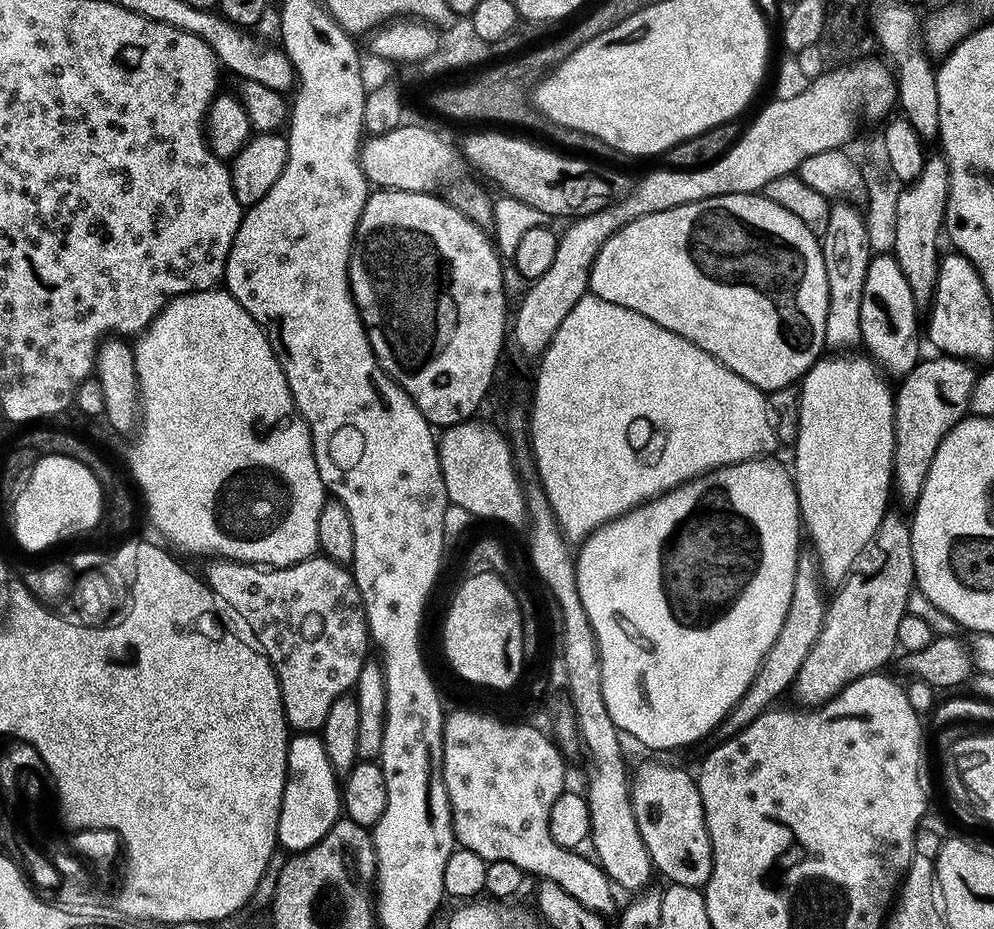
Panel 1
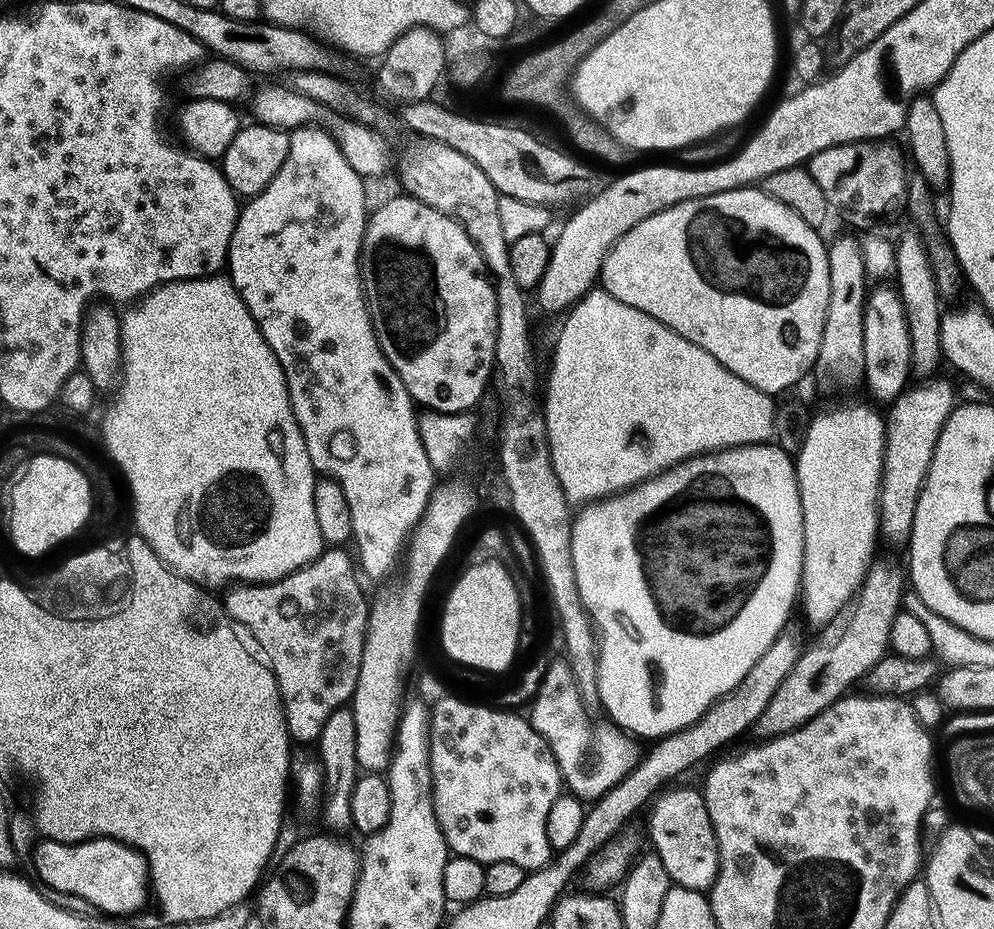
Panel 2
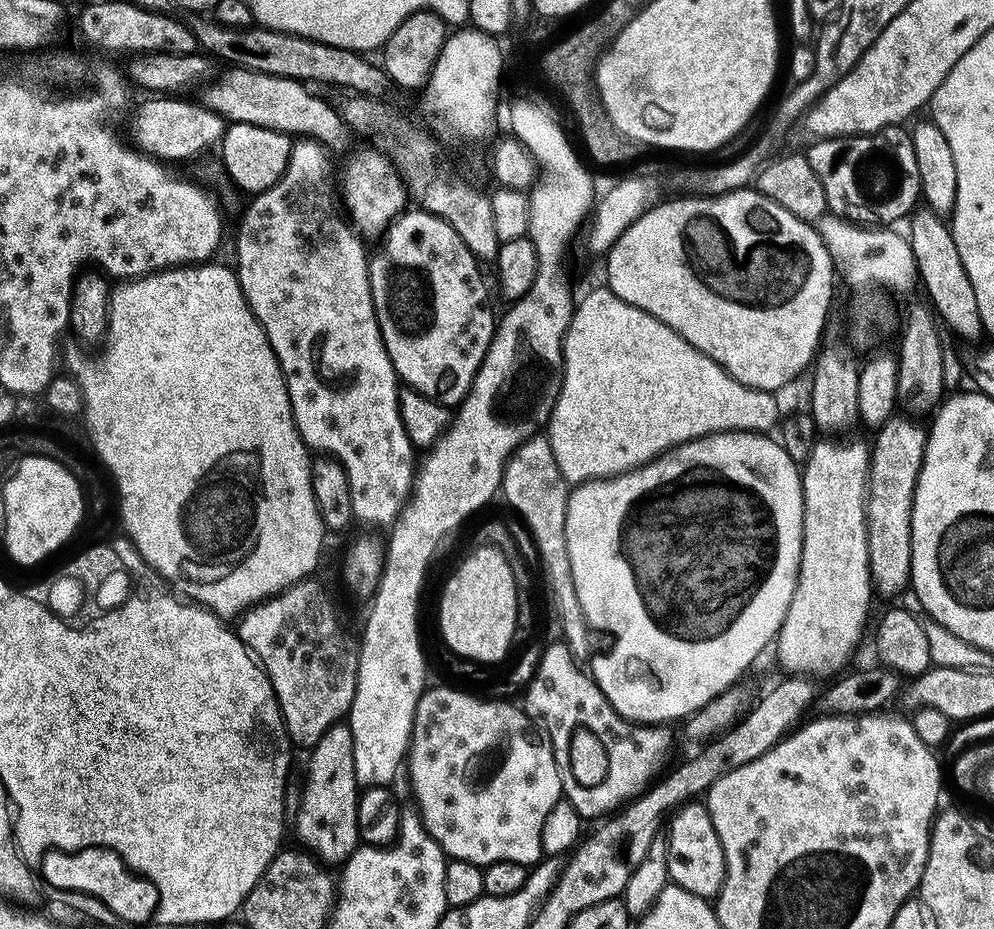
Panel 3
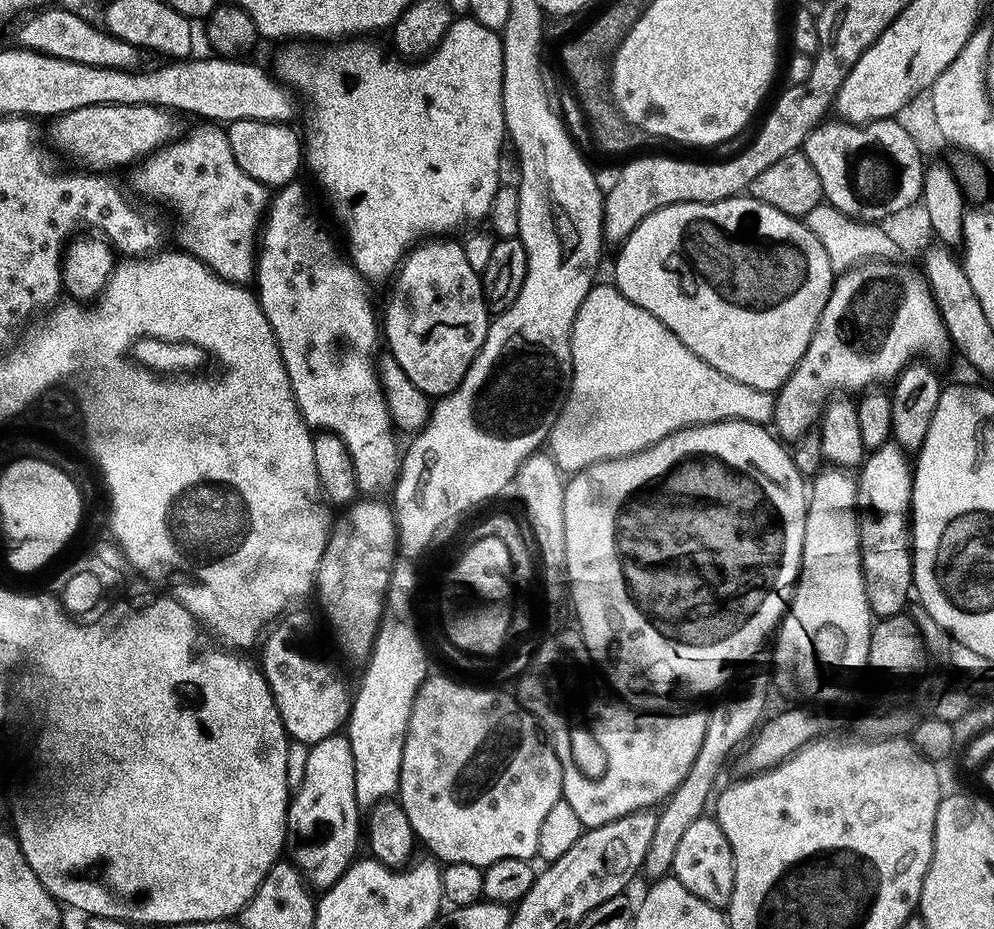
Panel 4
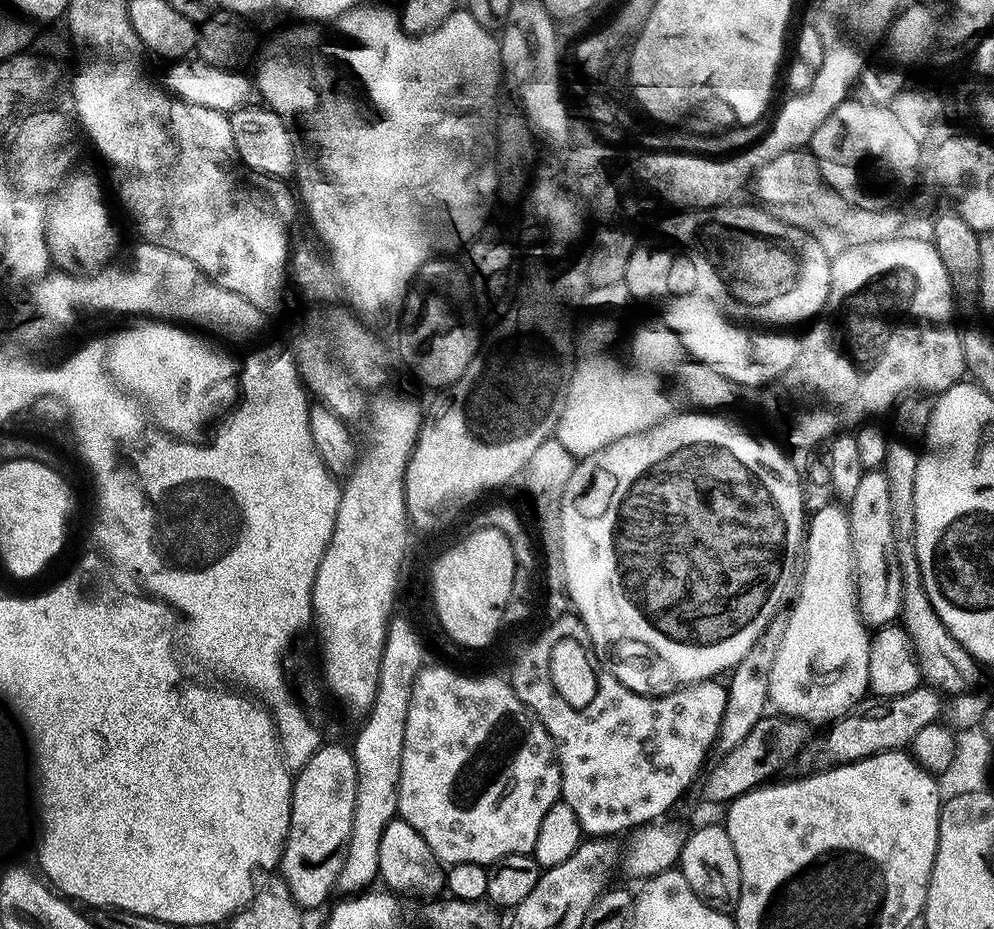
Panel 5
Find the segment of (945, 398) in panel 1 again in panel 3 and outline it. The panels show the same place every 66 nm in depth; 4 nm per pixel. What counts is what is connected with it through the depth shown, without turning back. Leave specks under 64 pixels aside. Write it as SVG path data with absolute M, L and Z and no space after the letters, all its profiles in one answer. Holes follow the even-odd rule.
M894 414L877 429L876 441L870 444L868 461L868 495L864 509L868 515L868 565L872 571L872 586L884 596L896 596L909 587L912 578L912 507L916 483L922 470L924 451L928 445L927 431L911 417Z

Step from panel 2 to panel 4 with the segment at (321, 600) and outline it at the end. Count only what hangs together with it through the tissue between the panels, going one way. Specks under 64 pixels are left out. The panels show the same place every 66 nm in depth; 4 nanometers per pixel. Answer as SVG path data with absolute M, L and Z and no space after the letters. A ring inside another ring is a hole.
M292 610L267 629L259 645L258 667L274 694L282 726L300 746L311 746L322 742L322 738L337 735L347 725L348 713L352 711L350 684L348 688L339 670L308 645L311 636L311 622Z

